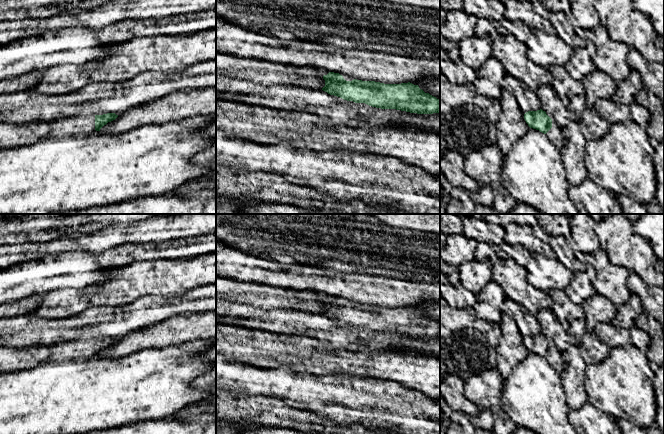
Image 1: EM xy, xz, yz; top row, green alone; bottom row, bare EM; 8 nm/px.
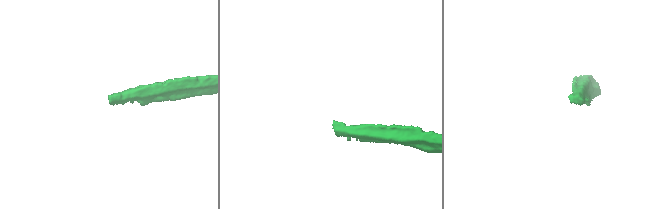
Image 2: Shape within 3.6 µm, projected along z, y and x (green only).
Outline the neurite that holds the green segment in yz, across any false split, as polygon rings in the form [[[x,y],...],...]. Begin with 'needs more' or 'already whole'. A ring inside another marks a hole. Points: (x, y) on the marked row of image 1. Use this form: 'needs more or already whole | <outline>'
needs more | [[[542,109],[528,111],[524,114],[524,119],[530,128],[539,130],[547,135],[550,141],[561,149],[564,145],[562,129],[546,114]]]

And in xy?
needs more | [[[107,113],[24,124],[0,123],[0,149],[31,145],[44,139],[89,135],[117,117],[115,113]]]

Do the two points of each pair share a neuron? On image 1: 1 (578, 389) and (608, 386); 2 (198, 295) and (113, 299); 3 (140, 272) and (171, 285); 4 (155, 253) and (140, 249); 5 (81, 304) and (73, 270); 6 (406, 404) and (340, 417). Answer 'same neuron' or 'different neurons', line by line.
1: different neurons
2: different neurons
3: same neuron
4: same neuron
5: different neurons
6: same neuron

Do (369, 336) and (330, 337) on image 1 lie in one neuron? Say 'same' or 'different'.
same

